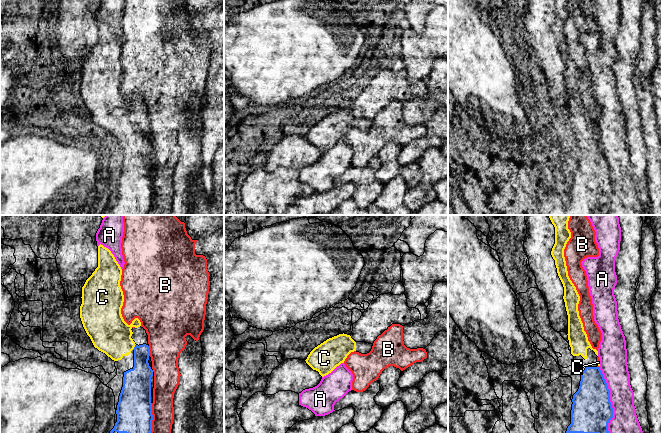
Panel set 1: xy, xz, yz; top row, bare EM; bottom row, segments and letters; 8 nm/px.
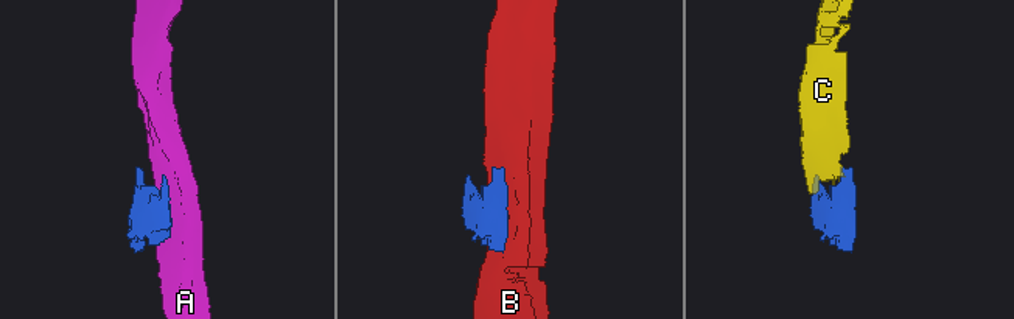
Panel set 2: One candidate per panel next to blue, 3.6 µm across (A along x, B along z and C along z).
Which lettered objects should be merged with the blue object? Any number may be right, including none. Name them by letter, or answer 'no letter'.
C

